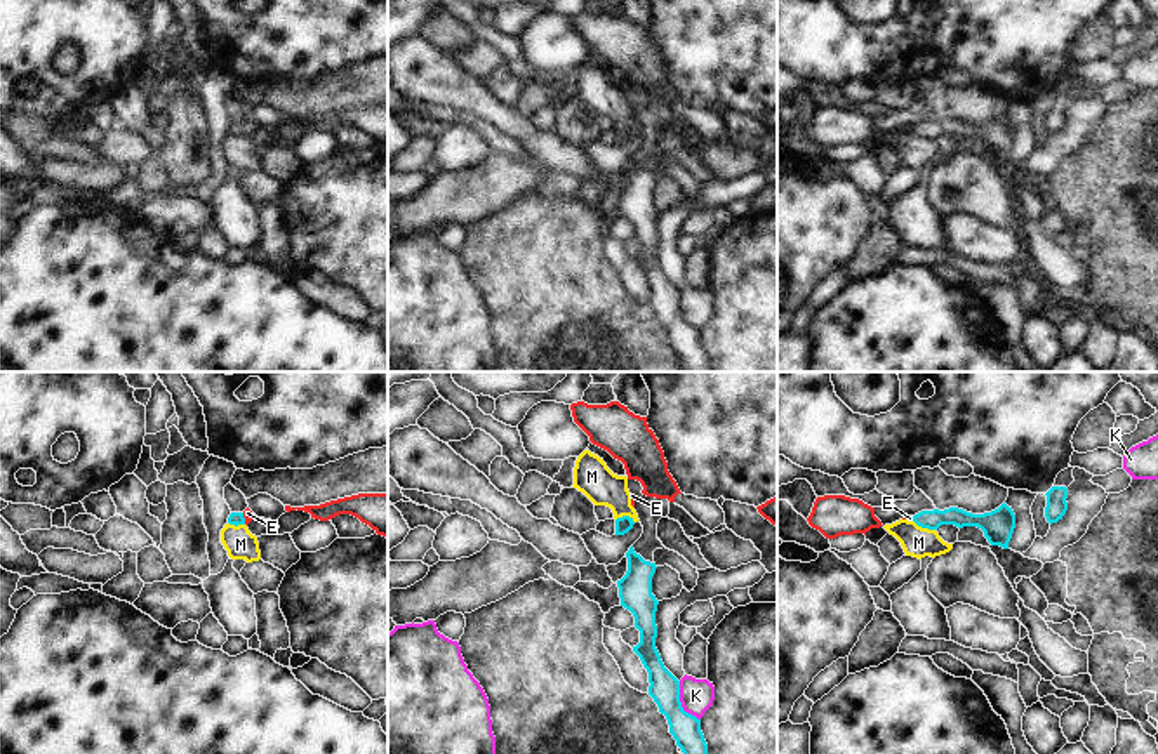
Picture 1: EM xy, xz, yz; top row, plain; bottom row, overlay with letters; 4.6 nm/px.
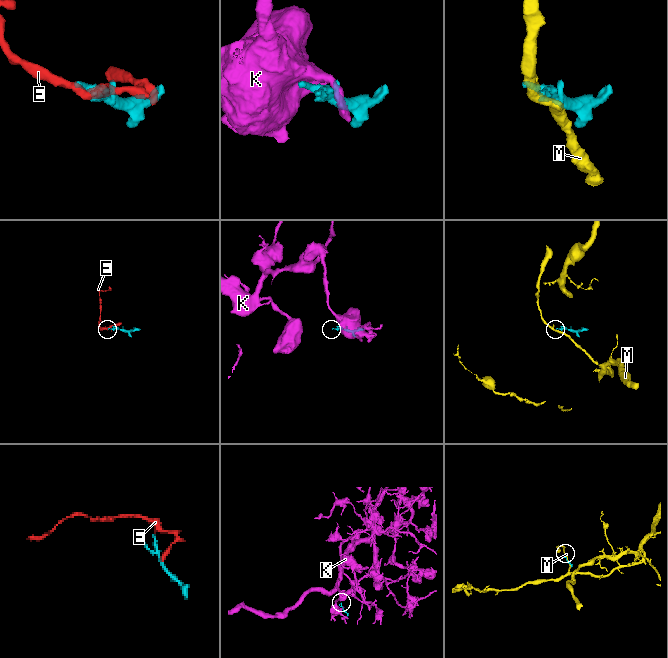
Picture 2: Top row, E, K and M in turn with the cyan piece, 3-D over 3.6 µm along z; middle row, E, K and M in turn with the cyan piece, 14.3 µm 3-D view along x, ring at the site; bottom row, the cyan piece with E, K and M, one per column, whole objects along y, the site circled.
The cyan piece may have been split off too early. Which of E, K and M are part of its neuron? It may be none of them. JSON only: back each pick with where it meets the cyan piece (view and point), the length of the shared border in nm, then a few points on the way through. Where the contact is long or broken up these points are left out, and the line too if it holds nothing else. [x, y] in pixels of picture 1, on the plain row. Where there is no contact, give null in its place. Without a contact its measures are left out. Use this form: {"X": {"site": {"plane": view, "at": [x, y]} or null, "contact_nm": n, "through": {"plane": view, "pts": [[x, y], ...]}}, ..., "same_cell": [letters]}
{"E": {"site": {"plane": "xy", "at": [244, 129]}, "contact_nm": 60, "through": {"plane": "xy", "pts": [[235, 129], [244, 129], [247, 124]]}}, "same_cell": ["E"]}

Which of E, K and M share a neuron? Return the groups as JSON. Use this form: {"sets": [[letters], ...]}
{"sets": [["E"], ["K"], ["M"]]}

